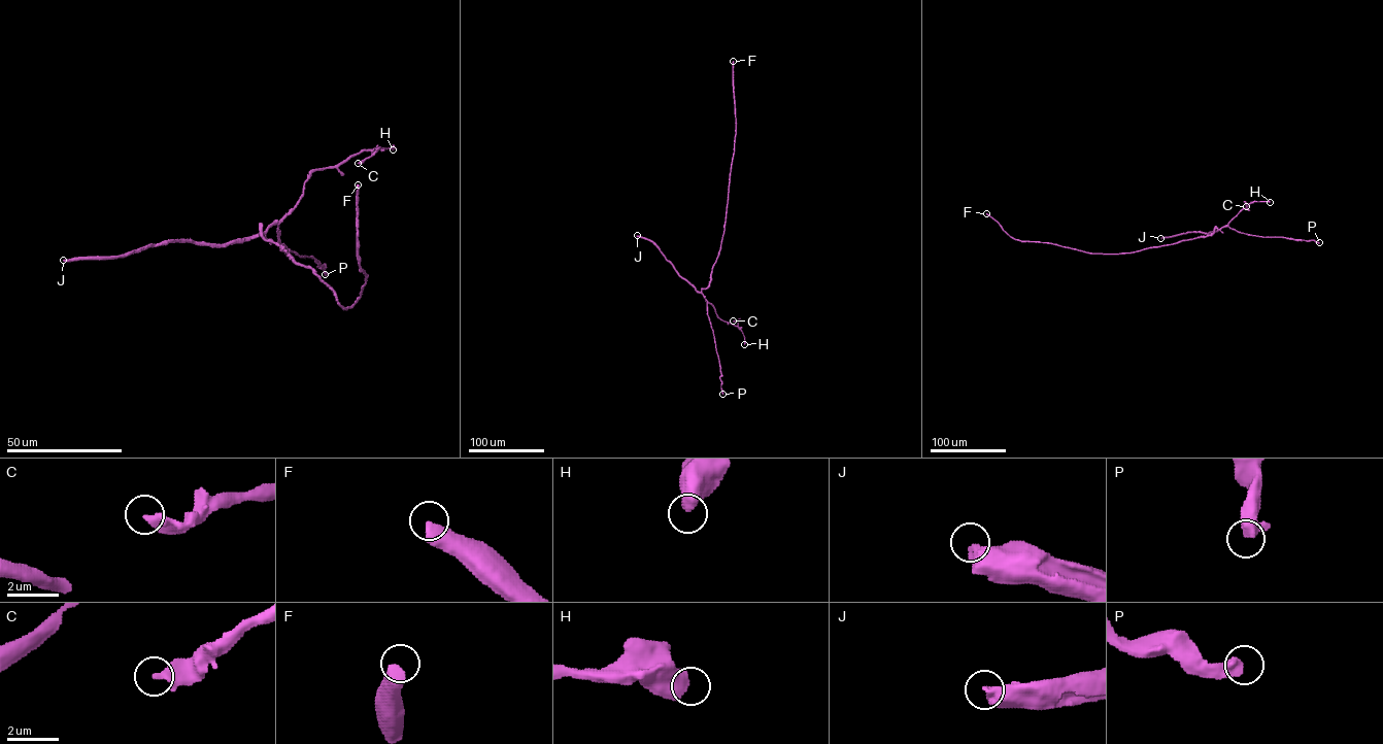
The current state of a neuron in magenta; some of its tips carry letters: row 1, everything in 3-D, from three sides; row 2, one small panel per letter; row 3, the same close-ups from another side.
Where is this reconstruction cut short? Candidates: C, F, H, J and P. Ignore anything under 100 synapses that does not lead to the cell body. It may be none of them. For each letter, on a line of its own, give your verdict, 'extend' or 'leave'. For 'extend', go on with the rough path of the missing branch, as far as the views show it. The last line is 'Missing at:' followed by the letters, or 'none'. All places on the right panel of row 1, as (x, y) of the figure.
C: leave
F: extend
H: leave
J: leave
P: leave
Missing at: F

